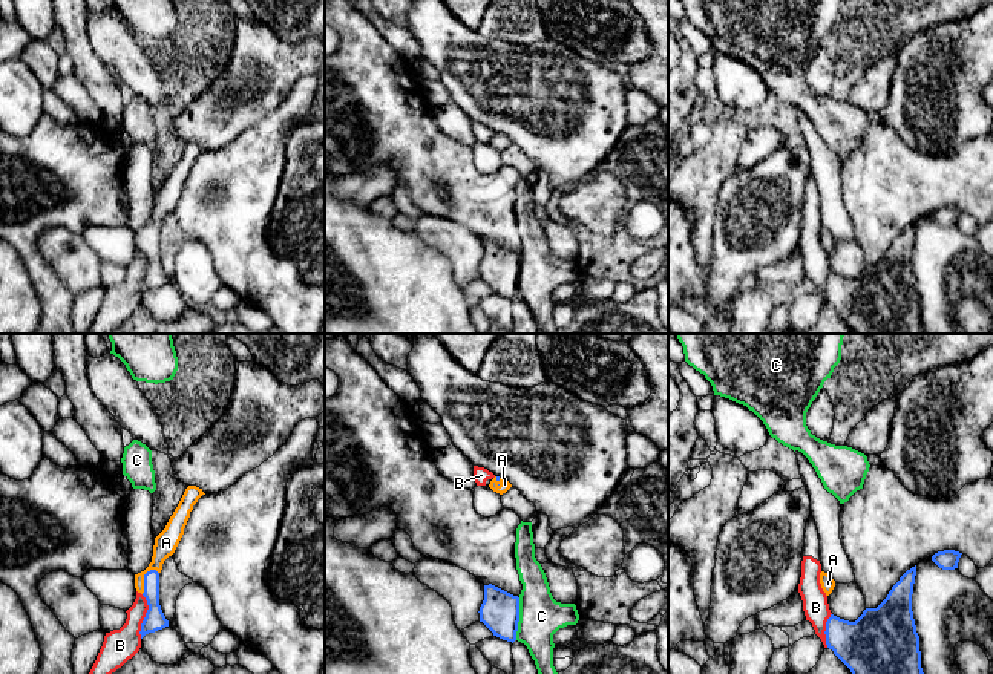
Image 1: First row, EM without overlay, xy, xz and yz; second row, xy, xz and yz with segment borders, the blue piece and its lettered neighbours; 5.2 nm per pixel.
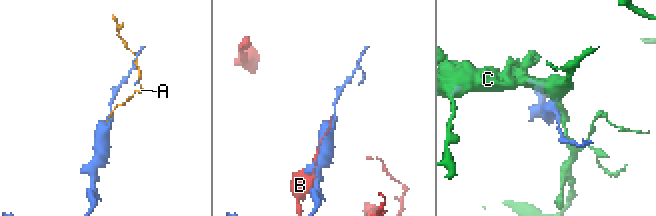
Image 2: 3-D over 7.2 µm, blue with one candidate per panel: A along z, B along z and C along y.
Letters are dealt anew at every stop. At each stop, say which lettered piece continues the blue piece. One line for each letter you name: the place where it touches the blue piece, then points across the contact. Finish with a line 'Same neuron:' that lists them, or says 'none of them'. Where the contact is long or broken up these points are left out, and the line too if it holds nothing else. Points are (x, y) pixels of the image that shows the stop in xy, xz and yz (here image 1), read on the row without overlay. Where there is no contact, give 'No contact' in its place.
A: Touches blue at xy (144, 236). Path across: xy (155, 276), (152, 250), (144, 236), (166, 199)
Same neuron: A

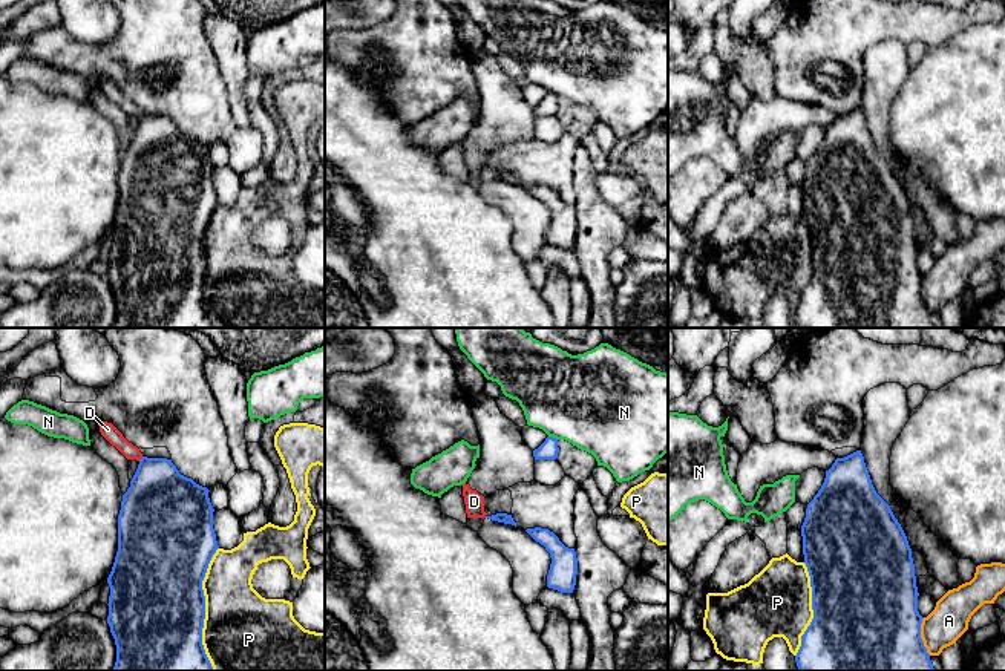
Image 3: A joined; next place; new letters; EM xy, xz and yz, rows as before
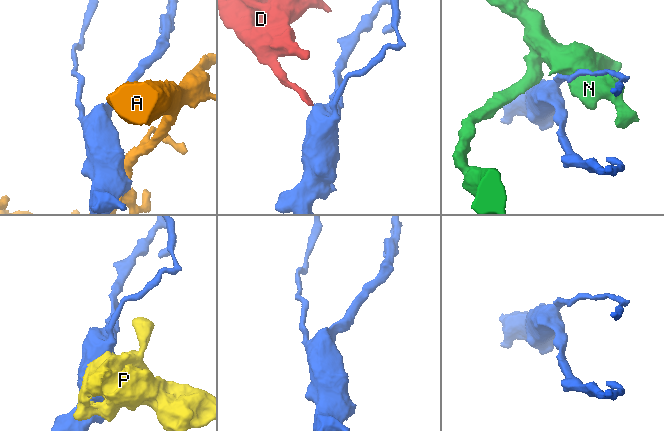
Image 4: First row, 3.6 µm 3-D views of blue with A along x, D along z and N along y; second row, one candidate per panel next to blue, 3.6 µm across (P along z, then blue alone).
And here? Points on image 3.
Same neuron: none of them

